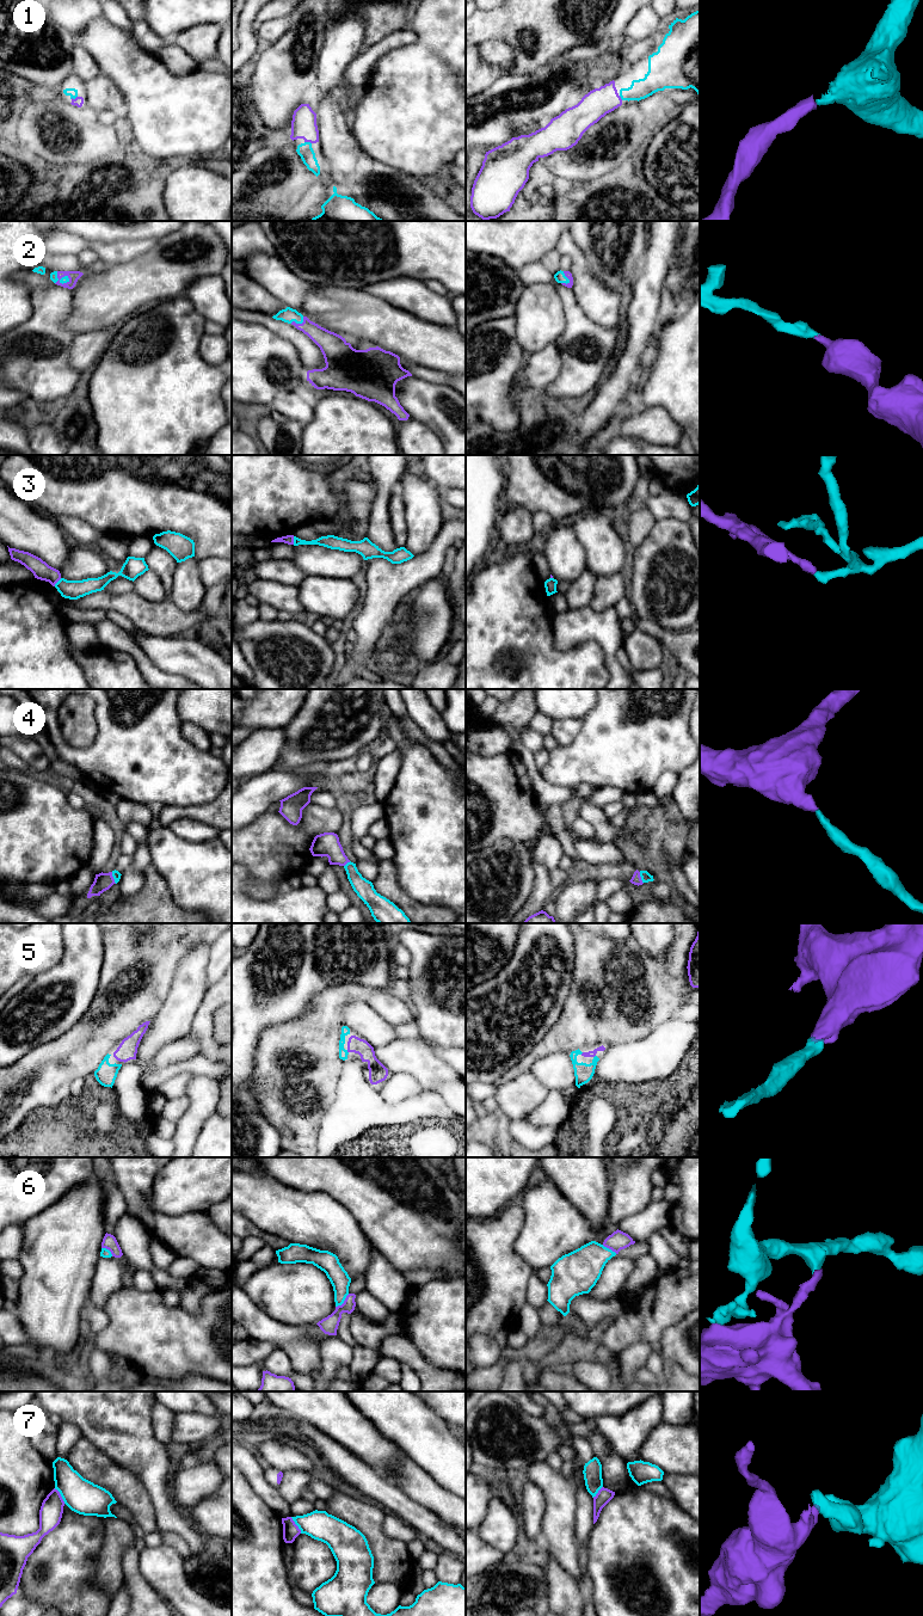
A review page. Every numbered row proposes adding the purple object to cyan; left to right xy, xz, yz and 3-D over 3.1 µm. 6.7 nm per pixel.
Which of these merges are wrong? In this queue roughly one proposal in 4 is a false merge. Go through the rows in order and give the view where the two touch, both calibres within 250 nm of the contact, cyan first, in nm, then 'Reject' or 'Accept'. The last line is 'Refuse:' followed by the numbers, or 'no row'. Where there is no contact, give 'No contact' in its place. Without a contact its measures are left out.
1: Touches cyan in xz. Thickness 100 nm (cyan) against 180 nm. Accept
2: Touches cyan in yz. Thickness 70 nm (cyan) against 50 nm. Accept
3: Touches cyan in xy. Thickness 130 nm (cyan) against 120 nm. Reject
4: Touches cyan in yz. Thickness 70 nm (cyan) against 70 nm. Accept
5: Touches cyan in xz. Thickness 60 nm (cyan) against 120 nm. Accept
6: Touches cyan in xz. Thickness 130 nm (cyan) against 120 nm. Reject
7: Touches cyan in xy. Thickness 220 nm (cyan) against 160 nm. Reject
Refuse: 3, 6, 7

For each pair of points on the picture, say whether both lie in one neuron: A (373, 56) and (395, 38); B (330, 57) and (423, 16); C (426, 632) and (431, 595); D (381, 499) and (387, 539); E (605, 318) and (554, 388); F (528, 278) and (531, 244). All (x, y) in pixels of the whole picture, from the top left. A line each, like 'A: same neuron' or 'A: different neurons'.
A: same neuron
B: different neurons
C: same neuron
D: same neuron
E: different neurons
F: different neurons

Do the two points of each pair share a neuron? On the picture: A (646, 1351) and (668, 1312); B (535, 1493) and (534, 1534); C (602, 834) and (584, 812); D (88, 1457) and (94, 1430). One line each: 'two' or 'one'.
A: two
B: one
C: one
D: two

